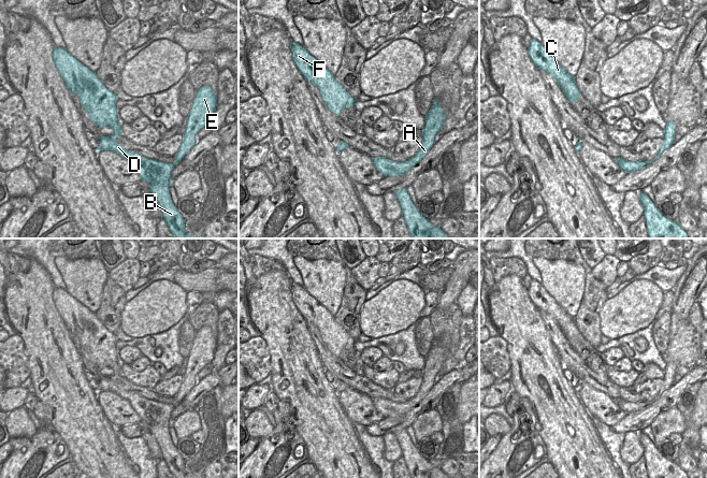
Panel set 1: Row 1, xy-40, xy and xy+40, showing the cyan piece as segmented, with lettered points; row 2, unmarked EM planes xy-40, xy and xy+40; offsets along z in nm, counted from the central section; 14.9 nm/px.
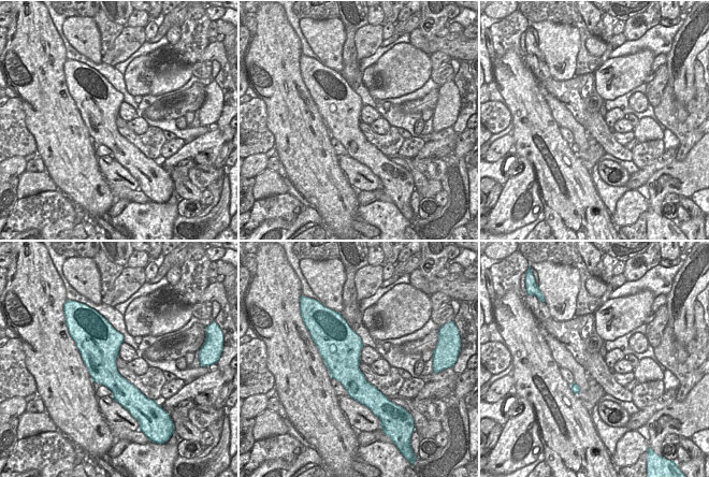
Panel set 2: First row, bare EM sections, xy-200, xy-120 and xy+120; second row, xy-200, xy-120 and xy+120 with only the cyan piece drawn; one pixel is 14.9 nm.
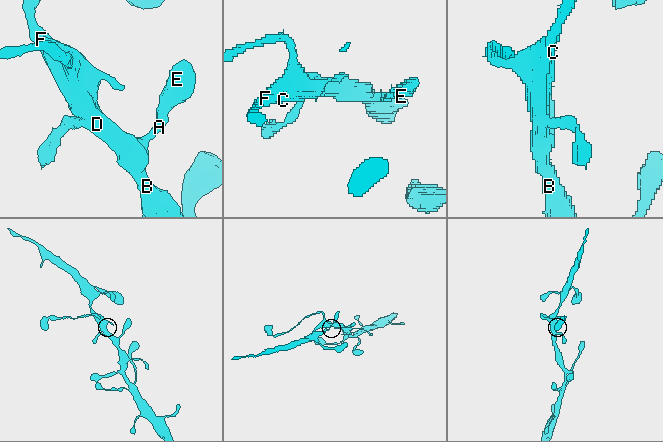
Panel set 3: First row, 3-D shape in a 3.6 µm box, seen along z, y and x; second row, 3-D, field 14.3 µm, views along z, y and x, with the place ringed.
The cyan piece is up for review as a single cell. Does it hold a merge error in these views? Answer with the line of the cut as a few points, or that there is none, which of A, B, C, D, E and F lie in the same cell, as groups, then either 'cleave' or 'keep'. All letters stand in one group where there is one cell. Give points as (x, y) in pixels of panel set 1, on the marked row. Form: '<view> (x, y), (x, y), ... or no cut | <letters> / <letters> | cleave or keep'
no cut | A B C D E F | keep

